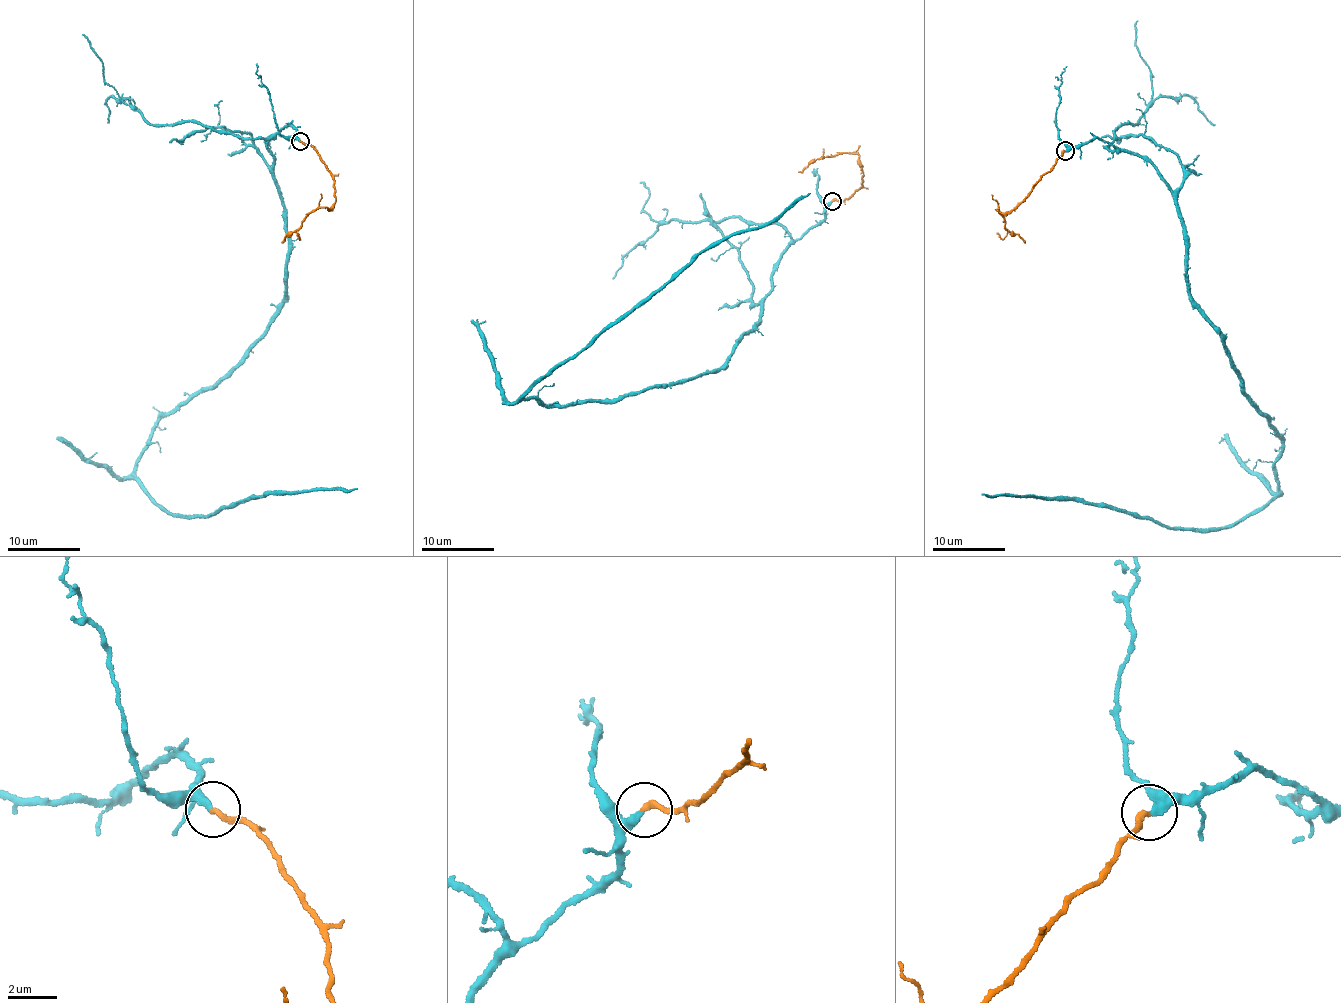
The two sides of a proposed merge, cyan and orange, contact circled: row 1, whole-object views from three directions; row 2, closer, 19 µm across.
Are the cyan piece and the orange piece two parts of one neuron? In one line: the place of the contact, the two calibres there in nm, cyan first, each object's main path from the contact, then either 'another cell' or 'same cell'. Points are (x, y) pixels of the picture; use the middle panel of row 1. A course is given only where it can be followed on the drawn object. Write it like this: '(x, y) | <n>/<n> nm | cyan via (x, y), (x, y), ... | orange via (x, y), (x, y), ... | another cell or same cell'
(832, 201) | 320/240 nm | cyan via (832, 200), (786, 249), (762, 316), (713, 372), (617, 400), (516, 401), (699, 253), (771, 224), (810, 192) | orange via (832, 200), (844, 202), (862, 186), (859, 157), (850, 153), (819, 157), (799, 171) | same cell

